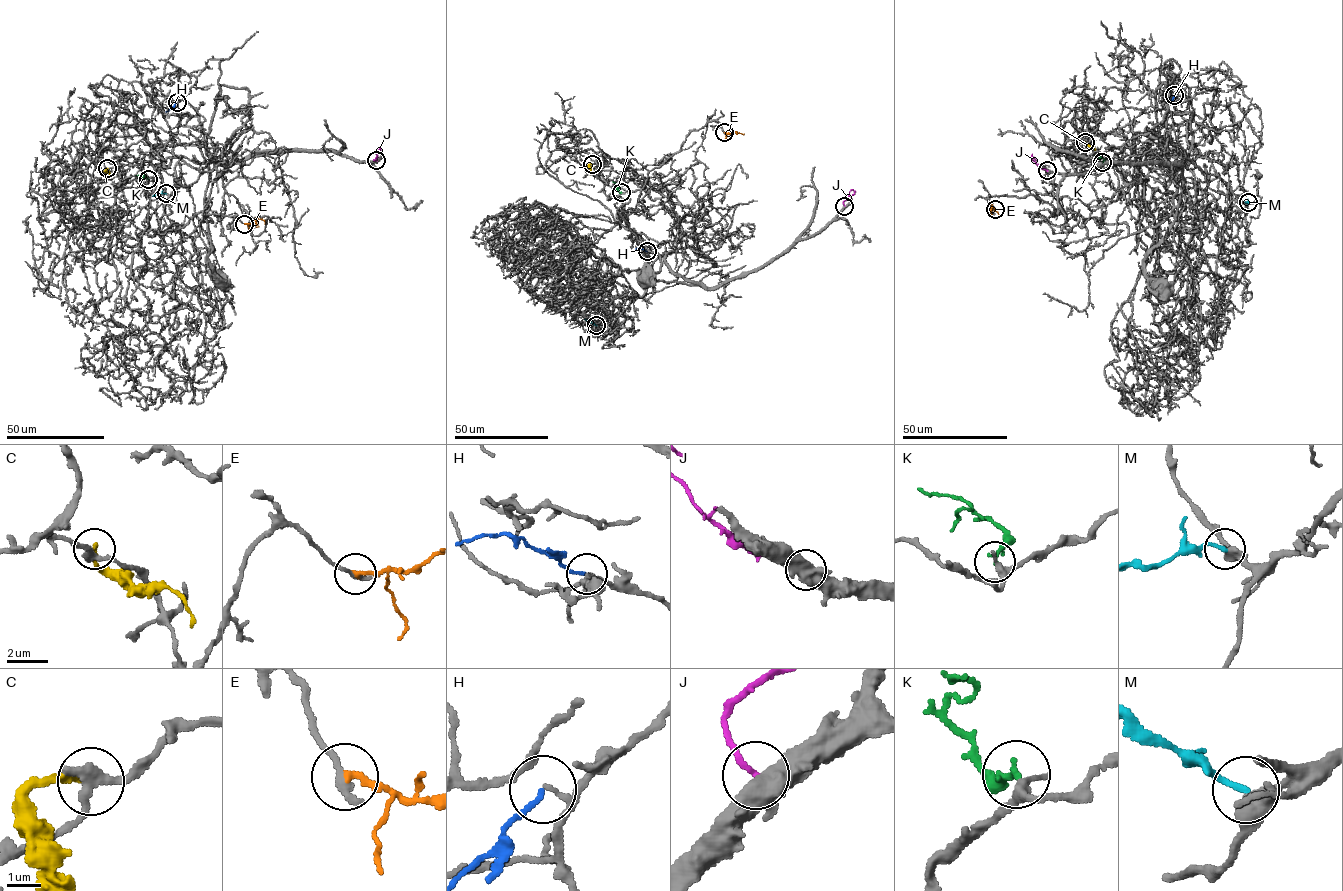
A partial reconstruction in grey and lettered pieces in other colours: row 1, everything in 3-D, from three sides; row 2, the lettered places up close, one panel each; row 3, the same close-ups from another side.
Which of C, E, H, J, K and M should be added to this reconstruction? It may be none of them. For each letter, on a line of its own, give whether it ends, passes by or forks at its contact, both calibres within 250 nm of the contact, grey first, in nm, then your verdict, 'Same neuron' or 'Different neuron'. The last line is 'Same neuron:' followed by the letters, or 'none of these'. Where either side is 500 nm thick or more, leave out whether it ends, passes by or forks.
C: It ends there. Thickness 320 nm (grey) against 220 nm. Different neuron
E: It ends there. Thickness 320 nm (grey) against 240 nm. Different neuron
H: It ends there. Thickness 110 nm (grey) against 120 nm. Same neuron
J: It ends there. Thickness 480 nm (grey) against 160 nm. Different neuron
K: It ends there. Thickness 280 nm (grey) against 200 nm. Different neuron
M: It ends there. Thickness 400 nm (grey) against 190 nm. Same neuron
Same neuron: H, M

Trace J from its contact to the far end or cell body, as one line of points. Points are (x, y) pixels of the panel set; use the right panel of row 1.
J: (1048, 170), (1030, 157), (1035, 159)

